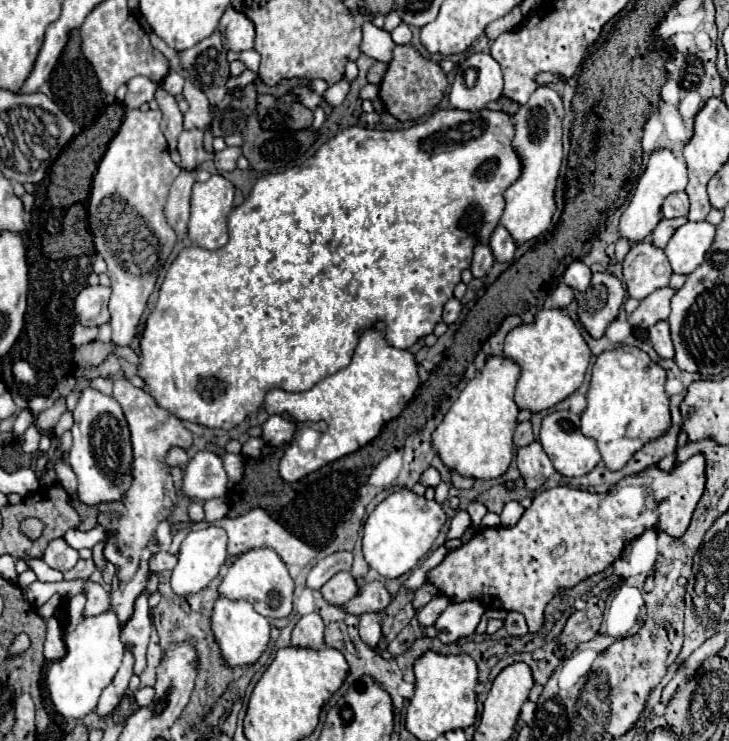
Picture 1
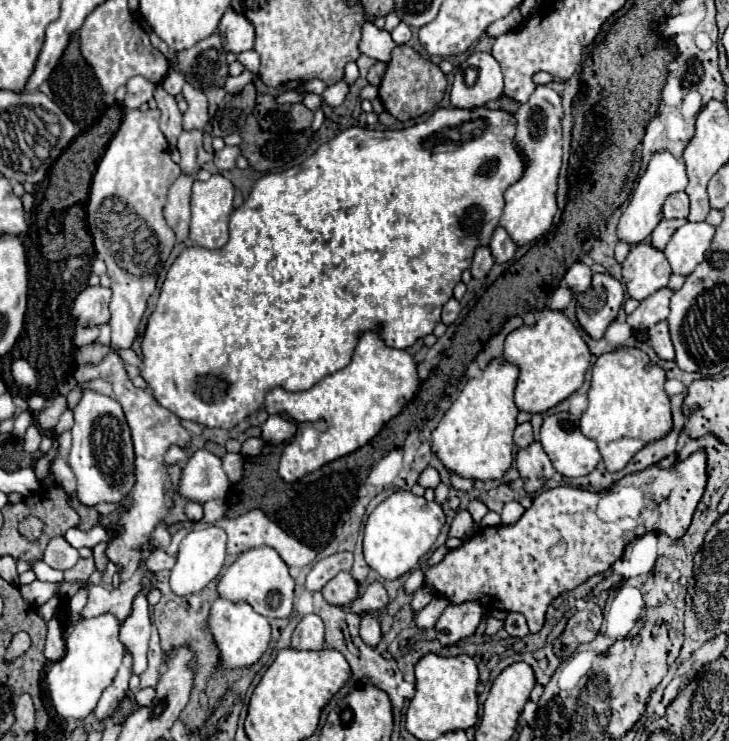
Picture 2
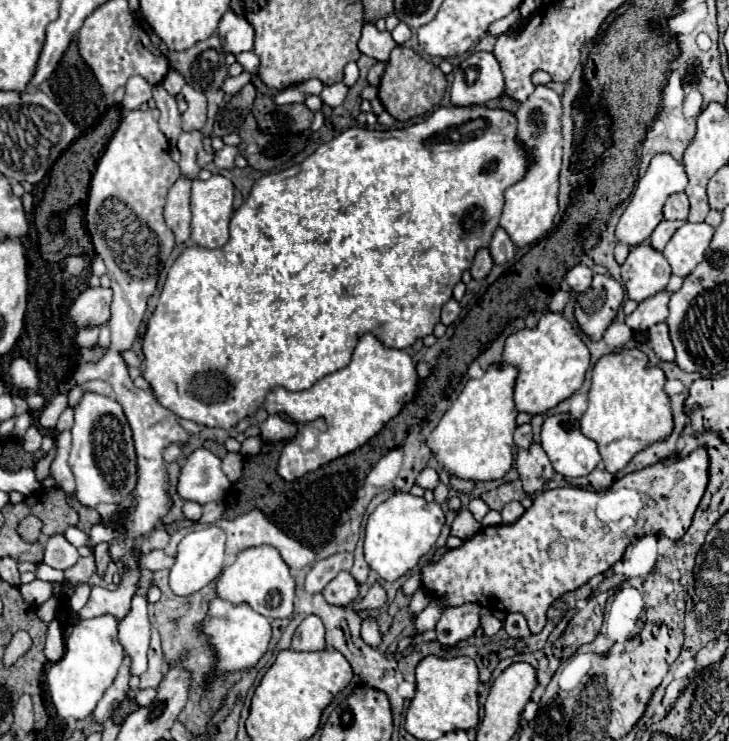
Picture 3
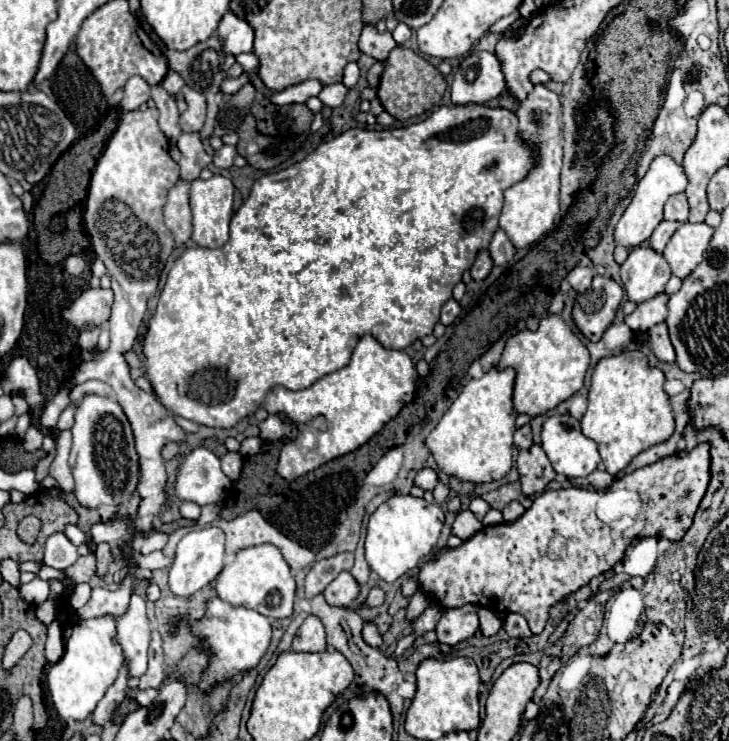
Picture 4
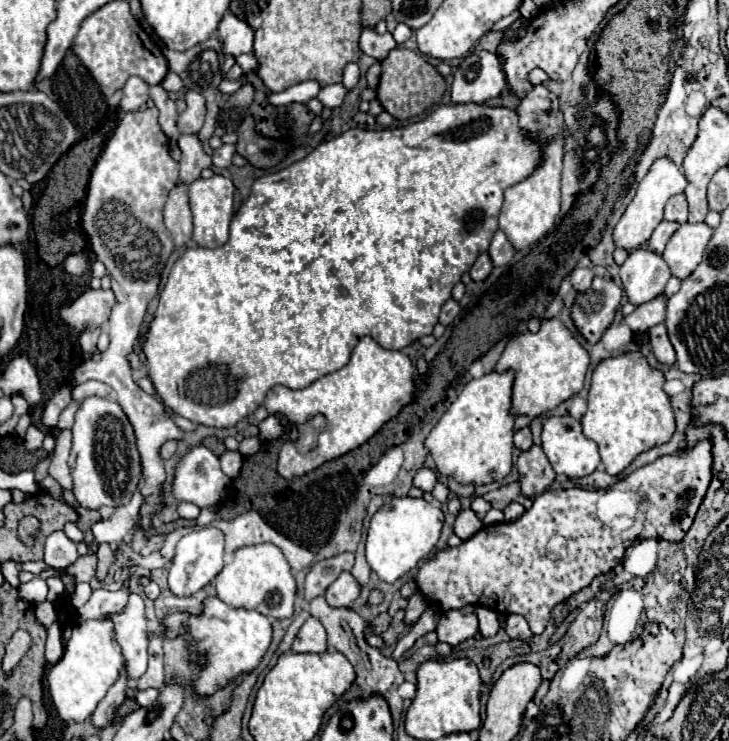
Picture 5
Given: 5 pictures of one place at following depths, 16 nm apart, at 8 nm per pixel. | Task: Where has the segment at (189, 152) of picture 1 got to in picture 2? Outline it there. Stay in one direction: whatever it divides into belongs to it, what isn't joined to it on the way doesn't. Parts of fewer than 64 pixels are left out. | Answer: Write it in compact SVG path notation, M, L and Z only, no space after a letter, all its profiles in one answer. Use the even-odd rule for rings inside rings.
M192 130L192 132L182 132L178 138L178 152L182 156L180 168L188 176L196 176L198 170L212 160L210 154L202 148L202 132Z

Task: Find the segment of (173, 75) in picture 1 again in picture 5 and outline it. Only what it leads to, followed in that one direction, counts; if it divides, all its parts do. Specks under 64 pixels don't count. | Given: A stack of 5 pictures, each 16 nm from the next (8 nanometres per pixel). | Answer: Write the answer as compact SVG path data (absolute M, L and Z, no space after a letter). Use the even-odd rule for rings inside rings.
M168 72L166 78L164 78L164 82L162 82L162 88L168 90L168 92L178 92L178 90L182 90L182 80L180 80L180 76L176 76L174 72Z

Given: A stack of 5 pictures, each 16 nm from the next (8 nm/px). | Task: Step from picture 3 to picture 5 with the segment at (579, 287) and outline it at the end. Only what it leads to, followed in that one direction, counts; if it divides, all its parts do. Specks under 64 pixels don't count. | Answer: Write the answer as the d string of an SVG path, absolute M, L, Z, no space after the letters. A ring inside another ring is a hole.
M576 268L576 270L570 274L570 278L572 278L574 288L576 288L578 292L584 292L584 290L590 288L592 278L594 278L594 272L592 272L590 268Z

